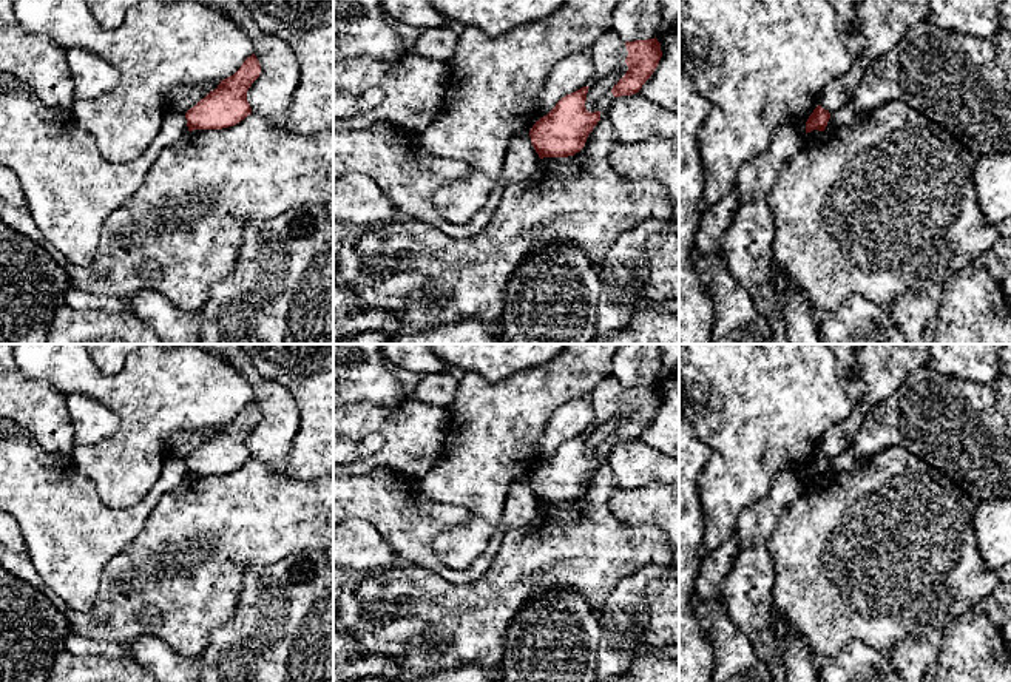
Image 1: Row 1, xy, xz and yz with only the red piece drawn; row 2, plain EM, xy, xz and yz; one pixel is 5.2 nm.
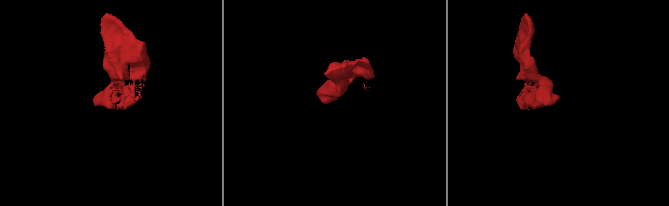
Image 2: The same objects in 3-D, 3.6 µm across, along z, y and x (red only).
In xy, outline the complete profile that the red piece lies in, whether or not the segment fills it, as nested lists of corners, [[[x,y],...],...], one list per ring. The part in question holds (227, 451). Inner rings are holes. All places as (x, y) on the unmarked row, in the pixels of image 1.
[[[252,400],[233,421],[221,426],[216,435],[185,458],[188,477],[228,474],[252,460],[247,437],[259,420],[261,410]]]

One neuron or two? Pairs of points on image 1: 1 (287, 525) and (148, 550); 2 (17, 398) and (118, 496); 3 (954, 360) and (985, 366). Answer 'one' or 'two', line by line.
1: one
2: two
3: one

